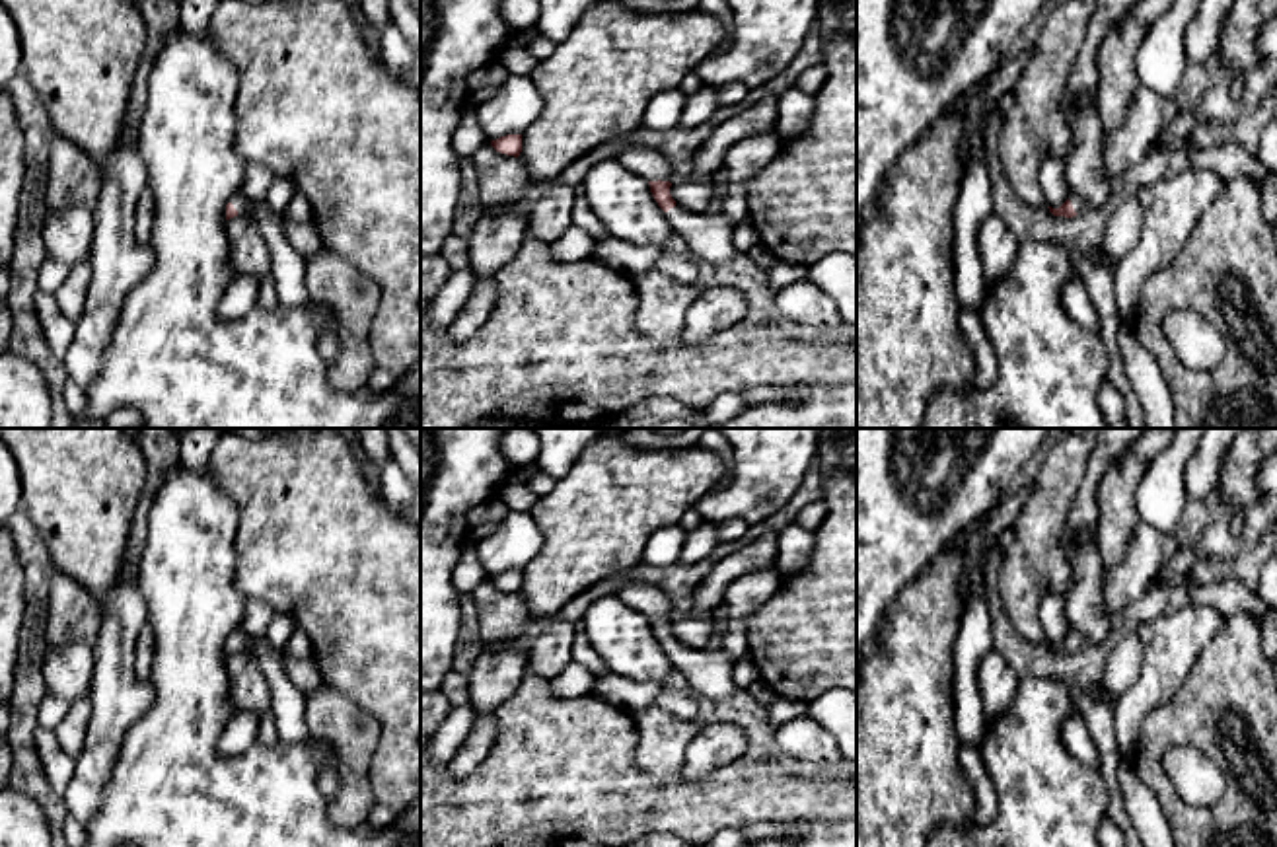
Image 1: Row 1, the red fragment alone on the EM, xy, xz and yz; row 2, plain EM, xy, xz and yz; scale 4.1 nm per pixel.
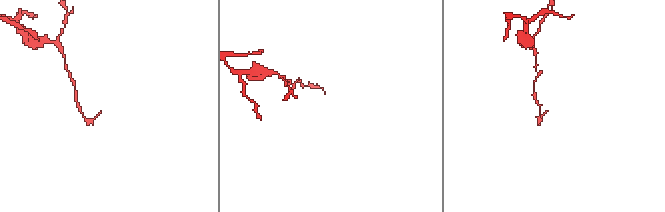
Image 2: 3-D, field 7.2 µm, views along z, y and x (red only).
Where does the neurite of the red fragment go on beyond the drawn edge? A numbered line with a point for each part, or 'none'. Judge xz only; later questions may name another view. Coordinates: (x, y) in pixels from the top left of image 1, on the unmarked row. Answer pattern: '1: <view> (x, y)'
1: xz (711, 674)

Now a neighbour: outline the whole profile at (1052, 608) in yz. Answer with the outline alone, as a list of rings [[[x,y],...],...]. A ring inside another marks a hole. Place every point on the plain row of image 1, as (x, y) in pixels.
[[[1047,592],[1038,608],[1045,643],[1059,644],[1071,631],[1065,615],[1063,594]]]

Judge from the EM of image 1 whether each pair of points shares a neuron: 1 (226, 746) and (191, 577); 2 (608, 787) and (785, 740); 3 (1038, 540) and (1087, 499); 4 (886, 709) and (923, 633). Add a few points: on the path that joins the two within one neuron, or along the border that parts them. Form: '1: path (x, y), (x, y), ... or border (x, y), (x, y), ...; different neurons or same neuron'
1: border (238, 711), (218, 740), (218, 750), (228, 758); different neurons
2: border (773, 748), (779, 754); different neurons
3: border (1087, 470), (1063, 536), (1063, 550), (1069, 559); different neurons
4: path (906, 690), (915, 653); same neuron

